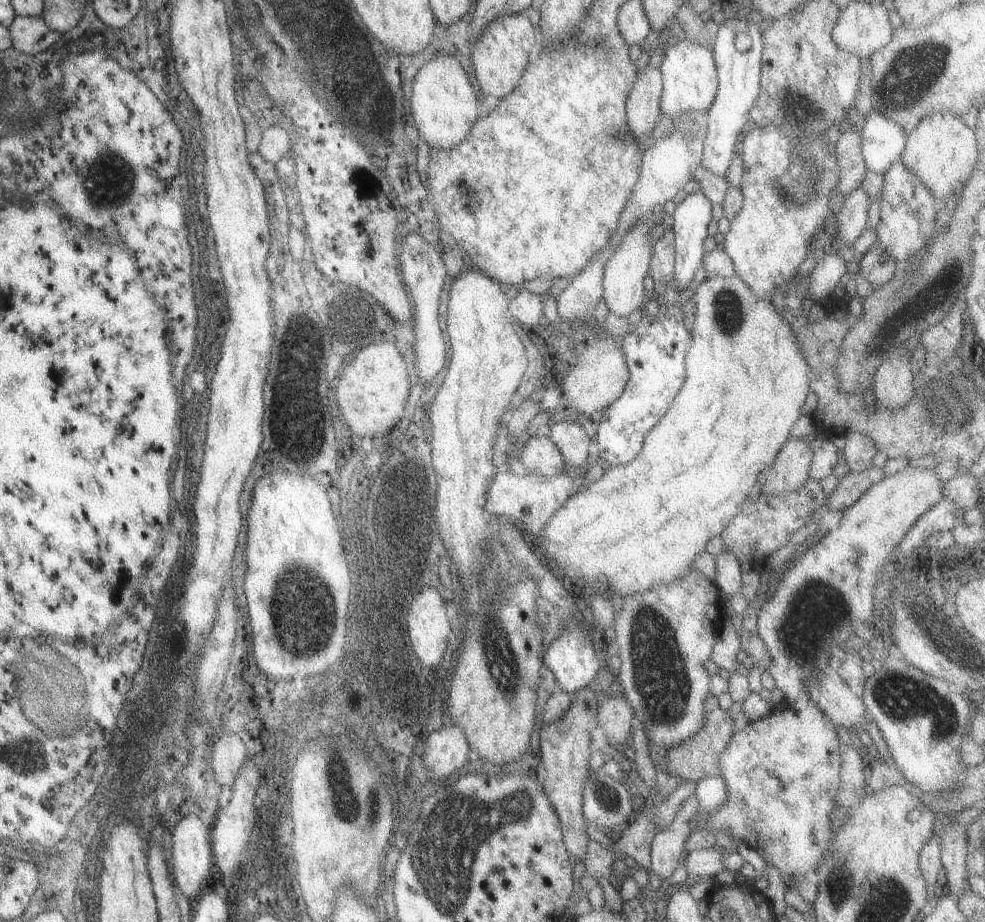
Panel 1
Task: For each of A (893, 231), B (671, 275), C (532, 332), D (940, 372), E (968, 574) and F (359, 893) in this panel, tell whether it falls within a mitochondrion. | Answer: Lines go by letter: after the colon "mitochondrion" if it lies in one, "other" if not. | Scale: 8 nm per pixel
A: other
B: other
C: other
D: mitochondrion
E: other
F: other

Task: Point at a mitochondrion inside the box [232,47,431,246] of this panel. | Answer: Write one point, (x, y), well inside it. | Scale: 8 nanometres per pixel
(299, 87)

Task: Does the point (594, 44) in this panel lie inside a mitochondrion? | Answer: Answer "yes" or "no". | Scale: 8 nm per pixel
yes

